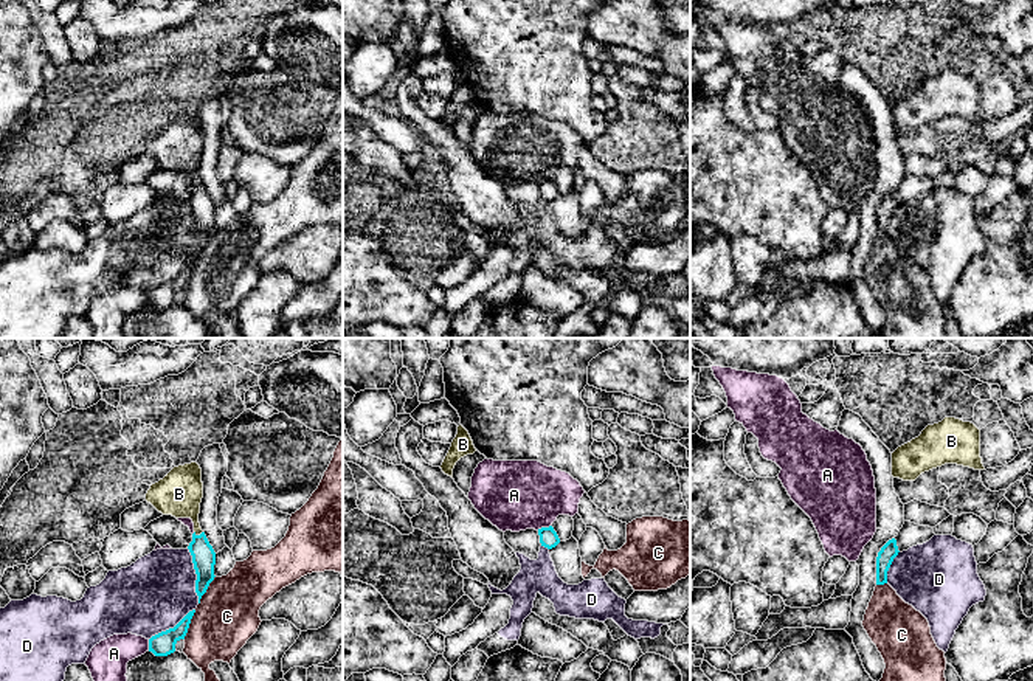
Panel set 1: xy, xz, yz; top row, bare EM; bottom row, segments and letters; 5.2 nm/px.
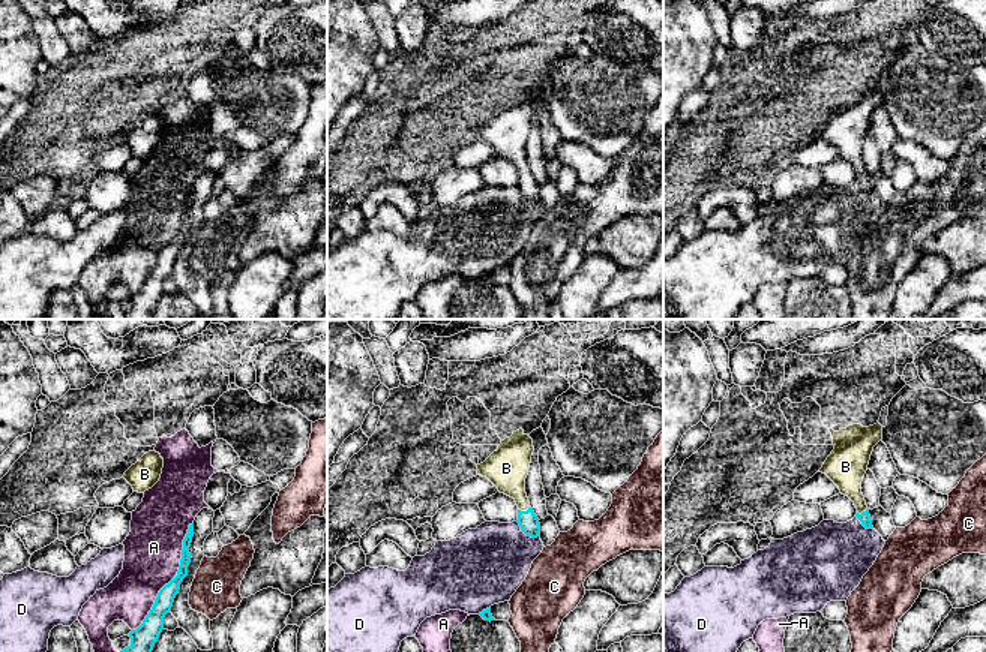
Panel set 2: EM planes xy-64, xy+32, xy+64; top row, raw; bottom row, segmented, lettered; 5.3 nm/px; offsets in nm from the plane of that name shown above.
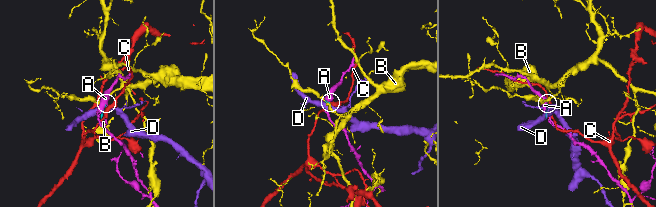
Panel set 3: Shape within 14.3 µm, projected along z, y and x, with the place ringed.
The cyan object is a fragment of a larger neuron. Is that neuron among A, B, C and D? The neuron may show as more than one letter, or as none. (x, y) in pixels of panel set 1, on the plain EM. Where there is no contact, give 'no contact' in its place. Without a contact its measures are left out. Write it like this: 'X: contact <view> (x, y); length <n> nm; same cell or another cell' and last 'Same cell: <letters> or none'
A: contact xz (543, 180); length 80 nm; another cell
B: contact xy (197, 188); length 50 nm; same cell
C: contact xy (190, 275); length 170 nm; another cell
D: contact xy (197, 228); length 300 nm; another cell
Same cell: B

